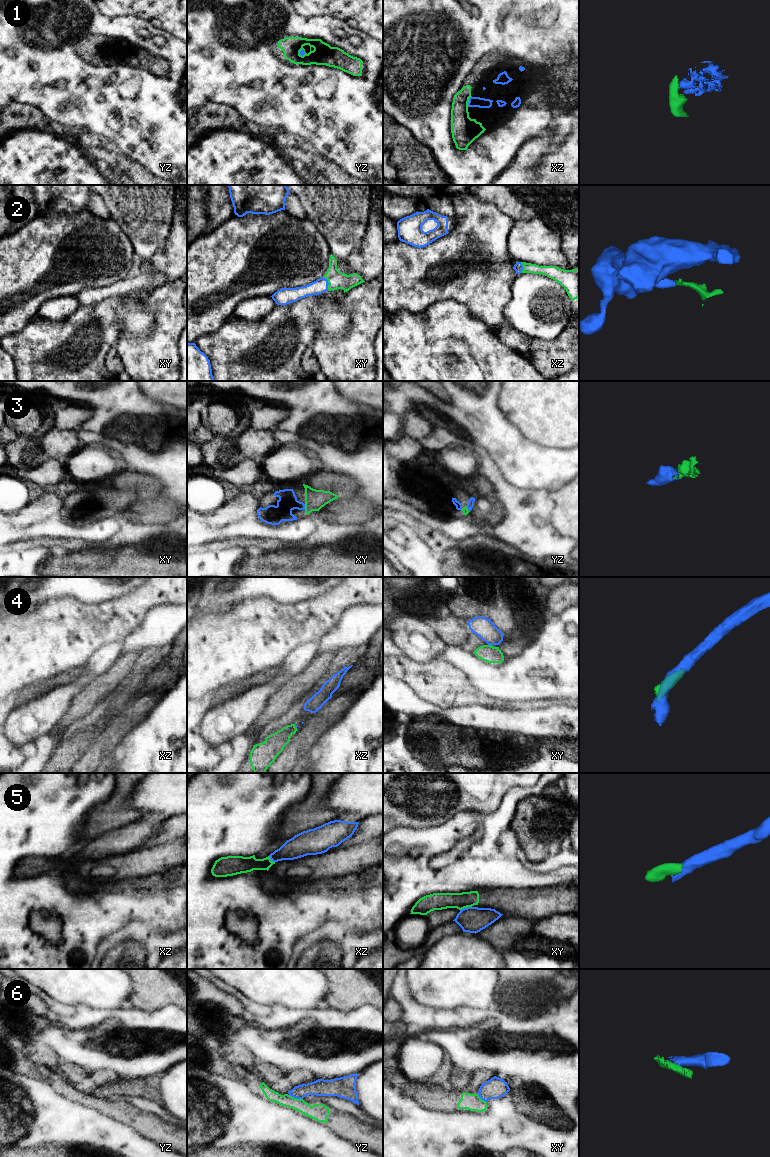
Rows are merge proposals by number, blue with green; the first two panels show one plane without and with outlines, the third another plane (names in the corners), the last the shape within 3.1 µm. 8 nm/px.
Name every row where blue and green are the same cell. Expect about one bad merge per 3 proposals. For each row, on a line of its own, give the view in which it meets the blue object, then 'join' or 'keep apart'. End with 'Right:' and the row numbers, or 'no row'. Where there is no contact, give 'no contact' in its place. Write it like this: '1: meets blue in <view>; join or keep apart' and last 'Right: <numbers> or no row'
1: meets blue in xz; join
2: meets blue in xy; join
3: meets blue in xy; join
4: meets blue in xy; keep apart
5: meets blue in xy; keep apart
6: meets blue in yz; keep apart
Right: 1, 2, 3

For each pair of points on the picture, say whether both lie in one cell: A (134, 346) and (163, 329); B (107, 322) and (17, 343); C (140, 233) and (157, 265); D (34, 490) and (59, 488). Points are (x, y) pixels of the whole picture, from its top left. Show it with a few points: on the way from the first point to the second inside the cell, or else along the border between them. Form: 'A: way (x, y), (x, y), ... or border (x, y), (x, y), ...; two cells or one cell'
A: way (141, 346), (146, 346), (156, 336); one cell
B: way (87, 336), (63, 343), (40, 343); one cell
C: border (167, 237), (142, 269); two cells
D: way (40, 490), (53, 489); one cell

